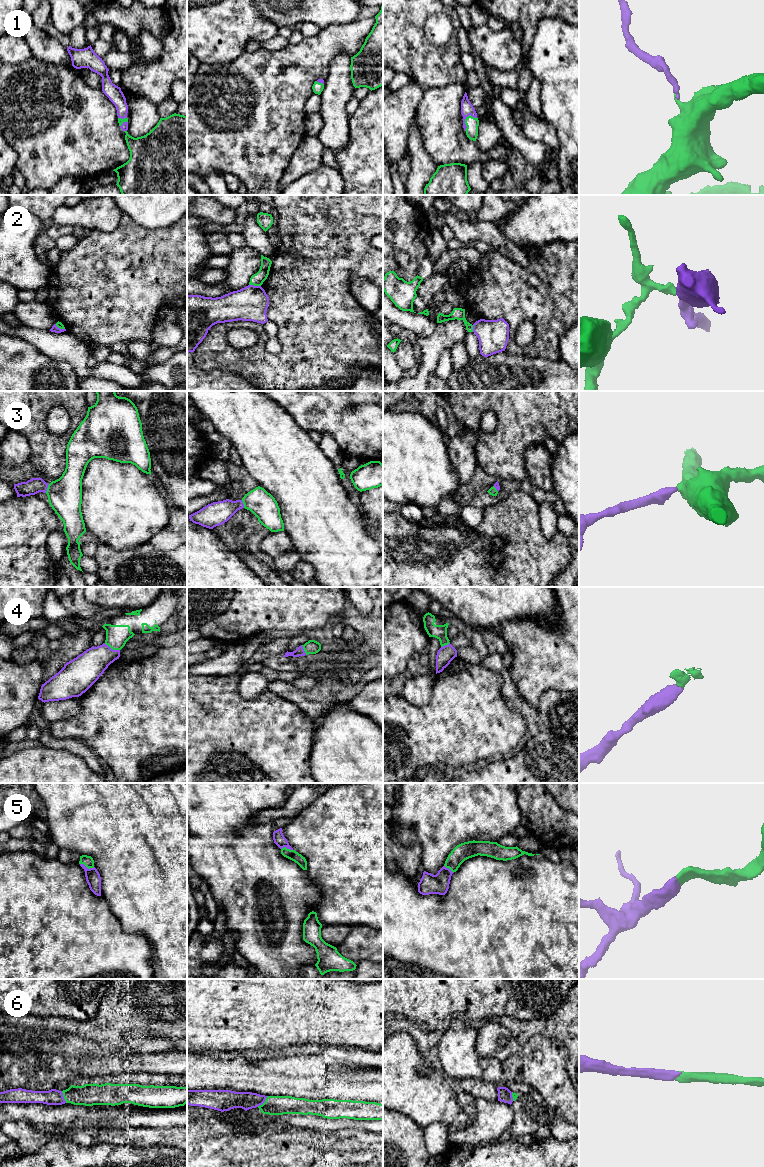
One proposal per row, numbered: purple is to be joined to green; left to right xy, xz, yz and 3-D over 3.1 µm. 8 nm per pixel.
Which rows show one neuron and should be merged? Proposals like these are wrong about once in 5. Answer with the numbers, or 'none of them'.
1, 3, 4, 5, 6

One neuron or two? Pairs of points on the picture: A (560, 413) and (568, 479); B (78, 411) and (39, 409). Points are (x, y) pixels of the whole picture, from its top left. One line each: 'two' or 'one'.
A: two
B: one

